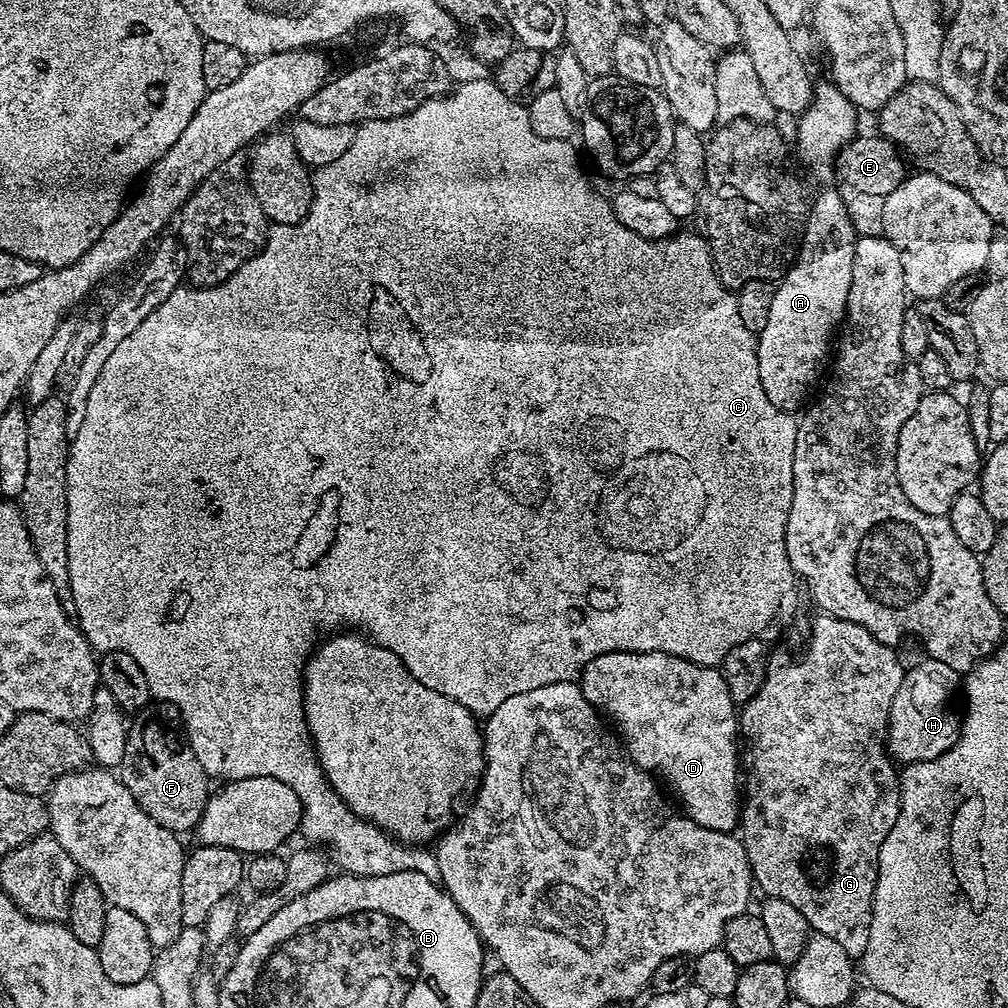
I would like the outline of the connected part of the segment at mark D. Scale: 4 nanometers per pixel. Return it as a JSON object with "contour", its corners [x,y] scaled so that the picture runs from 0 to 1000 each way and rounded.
{"contour":[[[602,647],[582,659],[573,678],[591,705],[609,719],[626,754],[671,785],[679,797],[678,809],[692,815],[692,819],[700,819],[700,823],[726,825],[733,818],[736,778],[730,773],[735,773],[736,766],[732,761],[732,700],[720,685],[713,662],[697,663],[659,647]]]}

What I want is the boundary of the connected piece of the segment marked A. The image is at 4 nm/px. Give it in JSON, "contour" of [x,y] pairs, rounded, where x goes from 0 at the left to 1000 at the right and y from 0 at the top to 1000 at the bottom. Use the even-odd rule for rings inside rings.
{"contour":[[[825,187],[812,191],[810,198],[808,194],[802,207],[802,222],[798,226],[798,236],[792,251],[790,274],[779,273],[769,283],[763,317],[760,319],[760,325],[753,329],[750,338],[752,375],[756,375],[756,387],[760,387],[760,395],[764,395],[764,399],[768,399],[772,407],[786,411],[791,408],[789,405],[797,406],[802,388],[809,383],[817,360],[820,357],[822,360],[821,344],[825,341],[825,332],[828,329],[830,332],[839,313],[841,293],[845,283],[845,257],[850,237],[851,233],[841,211],[841,198],[833,195]]]}

